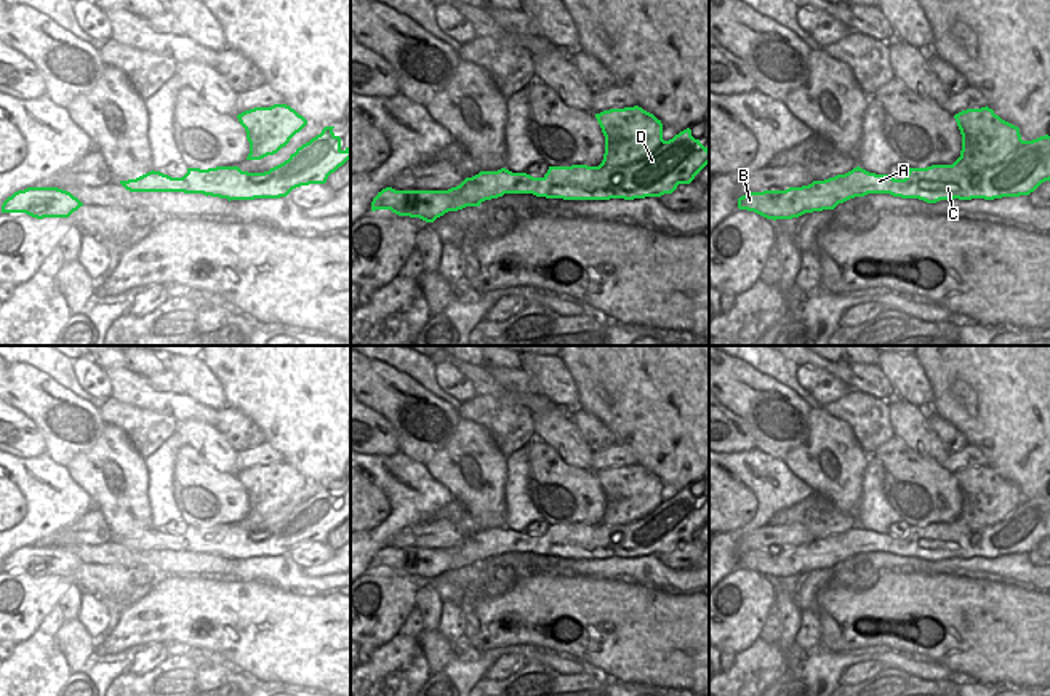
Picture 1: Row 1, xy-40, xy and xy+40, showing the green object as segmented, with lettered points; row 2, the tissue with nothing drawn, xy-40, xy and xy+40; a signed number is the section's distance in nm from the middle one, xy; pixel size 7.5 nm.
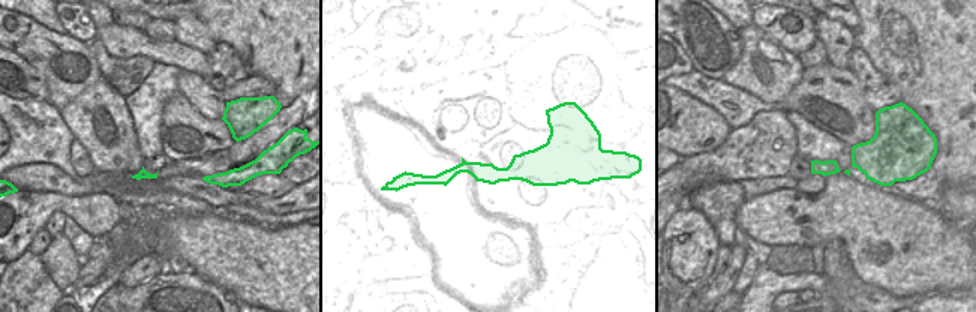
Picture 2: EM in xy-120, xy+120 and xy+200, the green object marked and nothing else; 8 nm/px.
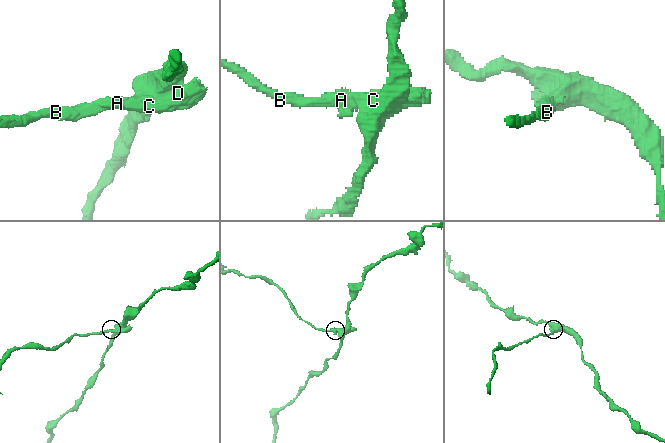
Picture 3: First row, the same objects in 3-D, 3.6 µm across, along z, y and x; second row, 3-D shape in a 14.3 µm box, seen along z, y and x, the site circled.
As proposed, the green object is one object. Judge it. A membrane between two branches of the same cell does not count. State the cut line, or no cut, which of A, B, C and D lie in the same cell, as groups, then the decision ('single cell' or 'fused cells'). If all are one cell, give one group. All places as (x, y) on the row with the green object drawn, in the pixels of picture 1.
cut xy-40 (183, 176), (192, 189), (208, 194); groups A B / C D; fused cells

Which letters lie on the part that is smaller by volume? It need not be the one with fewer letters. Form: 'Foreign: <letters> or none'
Foreign: A, B

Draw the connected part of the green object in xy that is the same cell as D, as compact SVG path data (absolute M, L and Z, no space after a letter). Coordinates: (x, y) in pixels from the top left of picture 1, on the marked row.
M639 106L595 114L605 136L605 154L599 166L549 166L544 179L567 195L563 200L645 198L672 194L679 184L690 184L709 163L709 149L687 128L672 139L663 139L663 123Z

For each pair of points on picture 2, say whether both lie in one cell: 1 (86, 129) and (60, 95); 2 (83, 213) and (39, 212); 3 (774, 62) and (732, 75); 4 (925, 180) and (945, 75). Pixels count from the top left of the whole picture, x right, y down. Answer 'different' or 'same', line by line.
1: different
2: same
3: same
4: different

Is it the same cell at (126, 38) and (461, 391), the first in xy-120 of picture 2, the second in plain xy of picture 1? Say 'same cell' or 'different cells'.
different cells

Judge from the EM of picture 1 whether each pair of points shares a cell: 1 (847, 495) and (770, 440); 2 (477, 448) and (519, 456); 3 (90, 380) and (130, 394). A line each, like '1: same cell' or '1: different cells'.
1: different cells
2: different cells
3: different cells

